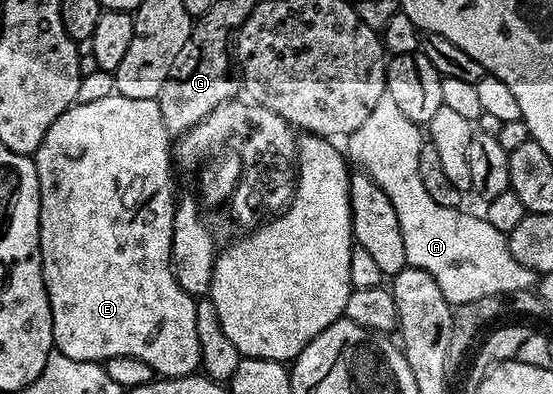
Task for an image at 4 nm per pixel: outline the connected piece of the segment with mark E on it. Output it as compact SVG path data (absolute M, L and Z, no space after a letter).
M116 95L109 99L96 99L94 103L76 103L52 123L45 139L41 139L39 150L33 154L39 184L39 250L43 260L43 282L47 288L53 319L54 348L69 359L106 363L117 355L129 355L133 359L149 363L149 367L153 367L153 371L160 378L189 377L200 368L196 298L189 296L181 283L177 283L171 266L177 193L171 190L173 137L171 141L167 121L168 118L161 111L156 99L129 99Z

